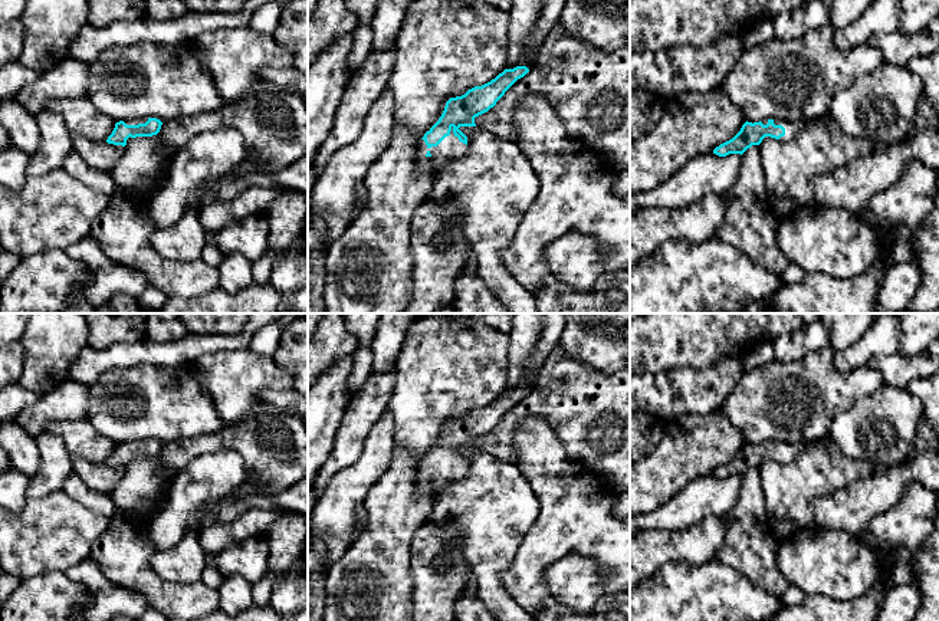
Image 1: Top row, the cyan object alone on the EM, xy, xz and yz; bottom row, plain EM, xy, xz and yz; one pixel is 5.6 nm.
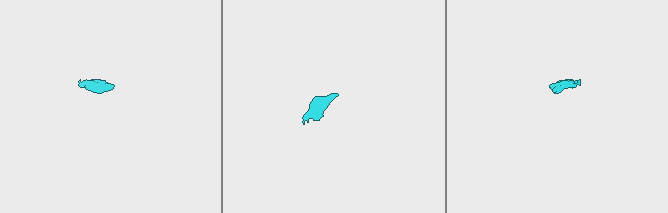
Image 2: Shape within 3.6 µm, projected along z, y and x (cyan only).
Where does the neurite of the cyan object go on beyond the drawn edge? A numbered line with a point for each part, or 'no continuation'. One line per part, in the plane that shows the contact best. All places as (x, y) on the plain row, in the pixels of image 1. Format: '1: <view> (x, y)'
1: xz (552, 324)
2: xz (450, 470)

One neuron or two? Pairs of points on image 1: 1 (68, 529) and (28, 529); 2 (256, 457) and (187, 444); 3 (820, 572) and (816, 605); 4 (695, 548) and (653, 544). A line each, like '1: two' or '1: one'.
1: one
2: one
3: two
4: one

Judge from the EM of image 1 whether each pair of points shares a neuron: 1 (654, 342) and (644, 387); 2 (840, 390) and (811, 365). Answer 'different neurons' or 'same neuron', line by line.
1: different neurons
2: same neuron

